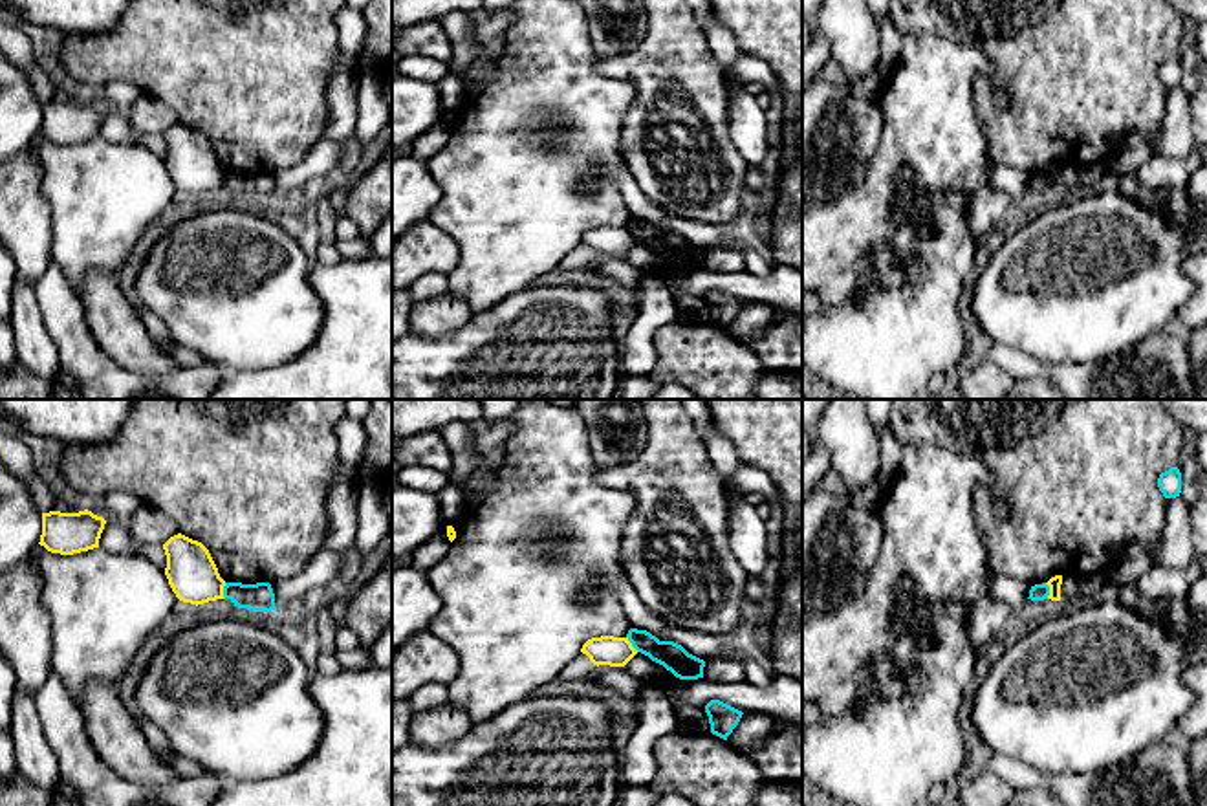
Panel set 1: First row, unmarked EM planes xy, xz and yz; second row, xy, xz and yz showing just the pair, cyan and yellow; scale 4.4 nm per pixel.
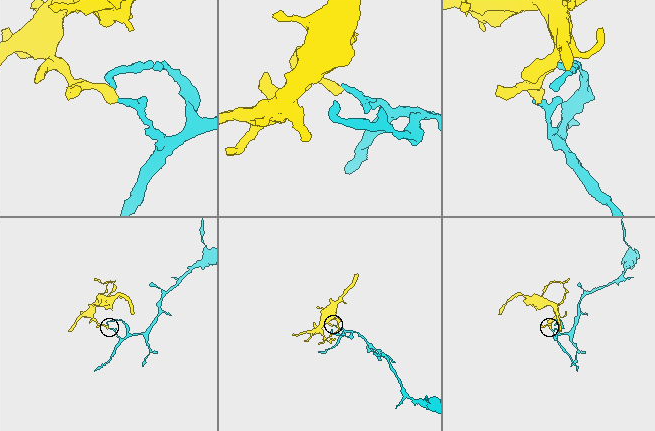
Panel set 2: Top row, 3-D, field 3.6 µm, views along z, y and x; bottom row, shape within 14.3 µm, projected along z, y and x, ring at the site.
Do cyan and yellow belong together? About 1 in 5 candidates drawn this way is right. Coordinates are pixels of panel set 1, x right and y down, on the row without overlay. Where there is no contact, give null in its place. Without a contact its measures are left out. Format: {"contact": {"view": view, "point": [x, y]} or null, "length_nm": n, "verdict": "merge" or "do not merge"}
{"contact": {"view": "xy", "point": [224, 180]}, "length_nm": 70, "verdict": "do not merge"}

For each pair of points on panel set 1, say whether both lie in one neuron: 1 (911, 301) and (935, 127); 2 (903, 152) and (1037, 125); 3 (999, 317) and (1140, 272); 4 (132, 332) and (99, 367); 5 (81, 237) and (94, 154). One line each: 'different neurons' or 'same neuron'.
1: different neurons
2: different neurons
3: same neuron
4: different neurons
5: same neuron

